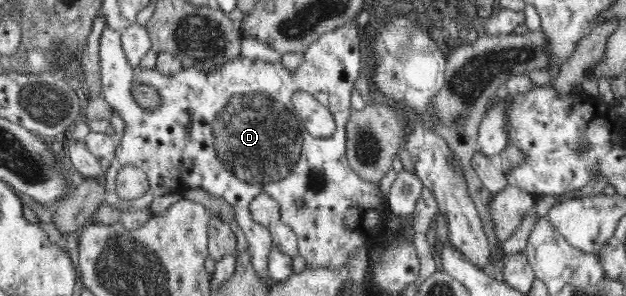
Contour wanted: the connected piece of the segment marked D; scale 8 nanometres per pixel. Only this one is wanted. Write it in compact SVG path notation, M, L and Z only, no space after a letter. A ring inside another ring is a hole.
M346 23L345 25L339 26L336 30L332 32L327 32L317 38L308 47L308 50L302 54L303 60L301 64L294 70L290 71L282 65L282 63L267 63L266 61L257 61L250 59L248 57L235 57L234 60L228 61L226 64L219 66L216 70L210 70L210 72L204 72L201 68L186 69L183 68L180 72L172 75L160 74L156 71L156 80L154 80L154 72L152 72L152 78L148 78L148 82L143 82L143 78L136 76L138 68L132 68L132 64L128 62L126 55L124 55L124 49L122 49L122 39L121 33L115 31L114 29L105 28L99 40L99 61L101 62L101 82L102 82L102 96L105 101L122 116L124 120L124 136L122 140L118 140L120 144L116 146L115 156L109 162L107 177L105 178L106 192L104 201L109 205L120 204L120 206L136 206L136 208L143 209L149 205L153 206L155 199L165 196L165 195L183 195L188 189L199 188L208 192L213 198L222 198L225 202L228 202L235 211L237 215L237 222L242 232L245 234L247 240L247 247L249 253L252 256L253 270L256 271L257 277L265 278L269 276L268 262L270 254L270 246L272 245L271 234L268 228L263 224L256 222L252 218L252 213L250 211L250 206L256 197L260 194L265 193L268 197L271 197L280 208L280 219L284 221L297 236L298 248L297 252L299 256L306 259L307 268L330 268L334 272L336 270L347 269L345 263L347 257L356 253L361 248L372 248L375 243L382 238L382 230L384 230L384 220L388 216L386 211L386 203L388 202L388 195L383 196L379 190L379 184L365 182L365 180L360 177L356 172L352 171L350 164L348 163L346 157L346 134L345 127L348 124L349 114L351 113L350 105L350 94L352 94L352 89L354 88L354 82L357 78L361 76L361 70L363 68L363 57L362 57L362 42L360 42L360 29L358 25L351 23ZM140 80L142 83L148 83L148 85L154 85L160 93L160 106L154 110L146 110L142 108L132 96L131 84L134 81ZM296 92L307 92L316 98L320 104L324 105L332 113L335 121L336 131L330 137L312 137L312 134L308 133L308 130L304 127L302 120L298 119L297 113L295 112L295 106L292 104L292 98ZM131 165L140 168L149 180L149 190L140 199L135 200L120 200L116 191L116 178L118 168Z

